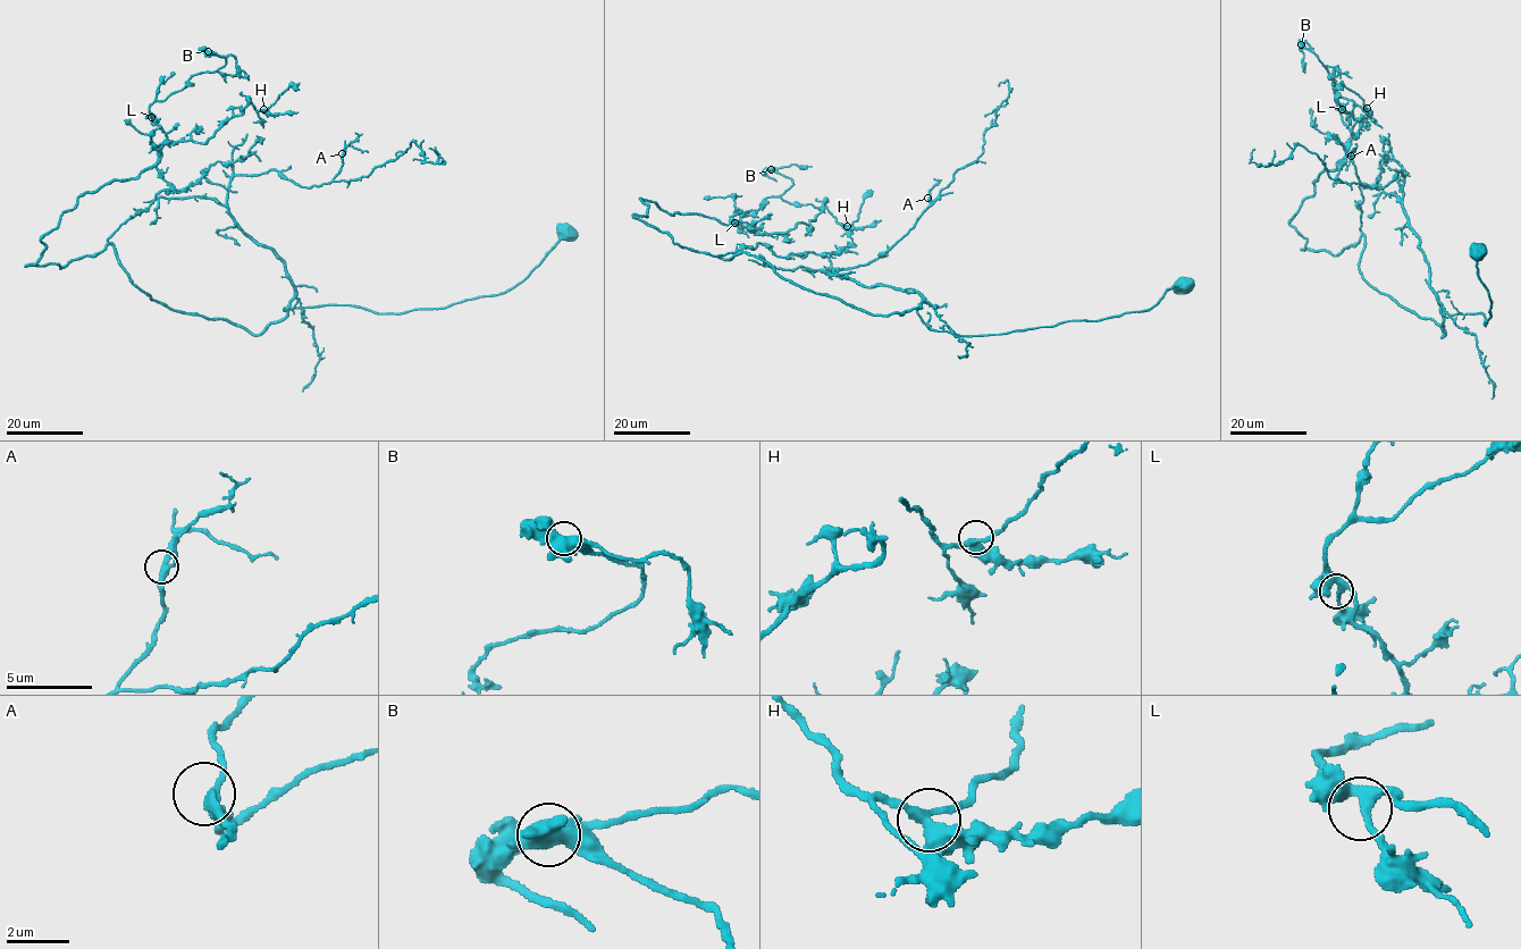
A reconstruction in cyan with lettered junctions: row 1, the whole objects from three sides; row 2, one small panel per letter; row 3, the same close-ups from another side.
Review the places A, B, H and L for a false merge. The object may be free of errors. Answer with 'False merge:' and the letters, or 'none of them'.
False merge: B

